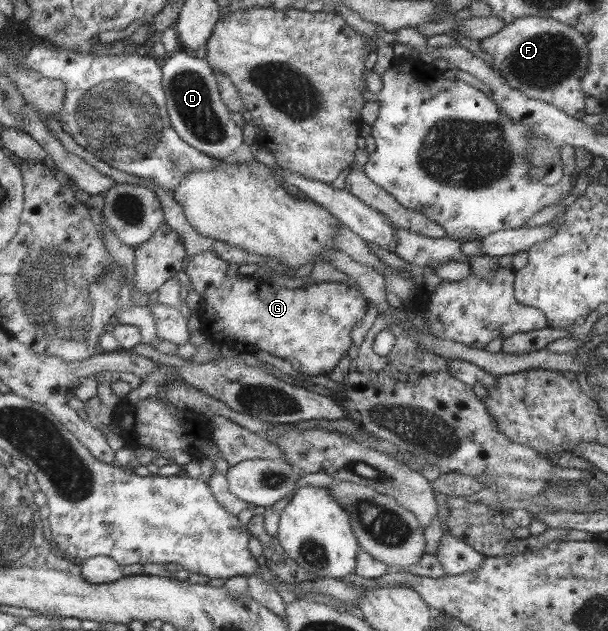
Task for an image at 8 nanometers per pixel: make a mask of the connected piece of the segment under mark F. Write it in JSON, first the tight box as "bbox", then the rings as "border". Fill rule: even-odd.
{"bbox":[479,16,590,119],"border":[[[537,16],[517,18],[497,33],[481,38],[479,48],[491,56],[489,67],[503,76],[511,89],[543,100],[577,119],[583,117],[582,79],[590,65],[590,51],[586,38],[569,24]]]}

